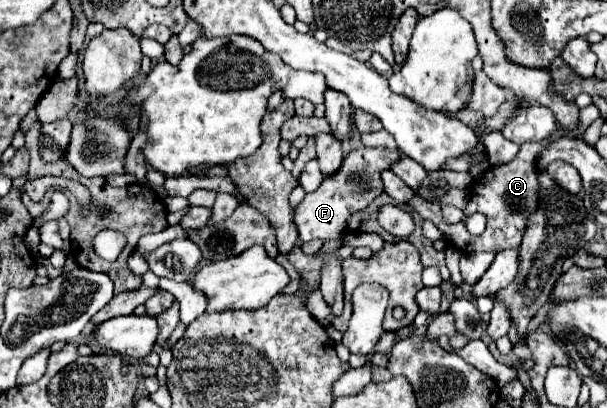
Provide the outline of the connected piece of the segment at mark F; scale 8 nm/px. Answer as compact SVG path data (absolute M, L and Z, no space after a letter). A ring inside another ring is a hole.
M360 147L350 151L338 173L324 177L318 191L308 193L304 201L294 207L294 223L300 235L300 241L312 241L312 239L342 239L346 229L346 219L350 215L366 209L380 193L382 193L382 179L380 173L390 167L392 159L398 159L400 151L390 151L384 147Z

